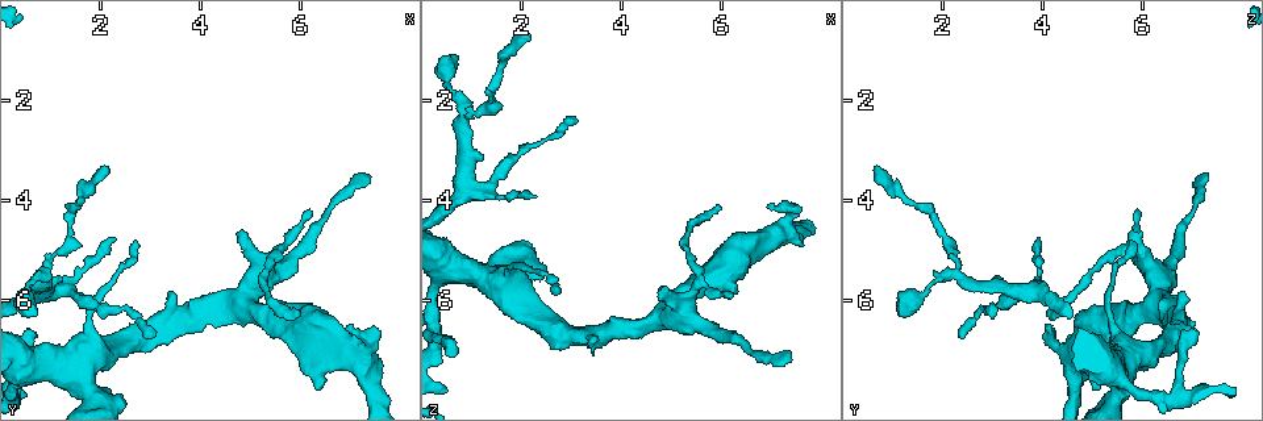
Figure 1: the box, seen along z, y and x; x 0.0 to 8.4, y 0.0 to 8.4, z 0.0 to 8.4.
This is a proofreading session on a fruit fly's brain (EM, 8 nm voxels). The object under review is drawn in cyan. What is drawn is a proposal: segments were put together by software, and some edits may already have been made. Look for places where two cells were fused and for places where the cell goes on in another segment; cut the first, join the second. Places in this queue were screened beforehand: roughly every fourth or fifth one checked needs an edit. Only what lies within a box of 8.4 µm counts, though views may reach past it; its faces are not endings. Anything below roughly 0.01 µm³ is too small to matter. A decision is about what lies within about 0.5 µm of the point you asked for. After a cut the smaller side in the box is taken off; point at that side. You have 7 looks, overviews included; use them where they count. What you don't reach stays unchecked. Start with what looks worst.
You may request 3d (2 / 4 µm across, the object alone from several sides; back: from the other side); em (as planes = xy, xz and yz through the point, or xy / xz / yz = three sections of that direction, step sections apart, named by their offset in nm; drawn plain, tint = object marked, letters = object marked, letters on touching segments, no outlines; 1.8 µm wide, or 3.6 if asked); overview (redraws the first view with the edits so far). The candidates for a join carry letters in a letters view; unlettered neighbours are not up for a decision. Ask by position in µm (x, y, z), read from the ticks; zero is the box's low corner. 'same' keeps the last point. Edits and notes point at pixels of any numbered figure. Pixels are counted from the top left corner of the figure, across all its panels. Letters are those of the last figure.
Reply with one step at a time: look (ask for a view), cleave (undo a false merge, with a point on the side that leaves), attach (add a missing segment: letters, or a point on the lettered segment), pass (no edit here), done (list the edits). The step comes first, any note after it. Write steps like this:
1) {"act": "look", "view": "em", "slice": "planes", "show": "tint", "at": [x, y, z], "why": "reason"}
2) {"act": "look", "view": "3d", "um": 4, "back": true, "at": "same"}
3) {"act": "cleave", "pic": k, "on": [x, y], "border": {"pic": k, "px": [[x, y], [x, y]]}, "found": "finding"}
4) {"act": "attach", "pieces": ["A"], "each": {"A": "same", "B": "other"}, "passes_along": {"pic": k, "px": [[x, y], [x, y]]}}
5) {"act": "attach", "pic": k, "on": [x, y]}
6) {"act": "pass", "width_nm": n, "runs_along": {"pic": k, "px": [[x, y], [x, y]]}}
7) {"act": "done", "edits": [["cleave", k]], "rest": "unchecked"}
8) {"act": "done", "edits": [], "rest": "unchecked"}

{"act": "look", "view": "em", "slice": "xy", "step": 8, "show": "letters", "at": [2.20, 3.35, 0.80], "why": "end of a long branch"}

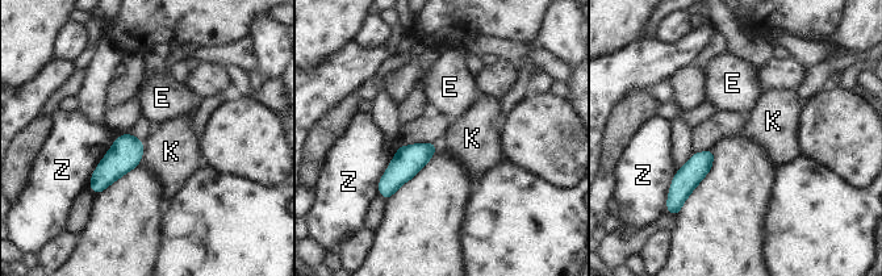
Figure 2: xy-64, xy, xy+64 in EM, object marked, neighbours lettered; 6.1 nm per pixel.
{"act": "pass", "each": {"E": "other", "K": "other", "Z": "other"}, "border": {"pic": 2, "px": [[142, 141], [142, 159], [139, 162]]}, "found": "none of them fits"}

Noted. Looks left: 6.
{"act": "look", "view": "em", "slice": "planes", "show": "letters", "at": [1.60, 5.30, 3.95], "why": "thick turns thin"}

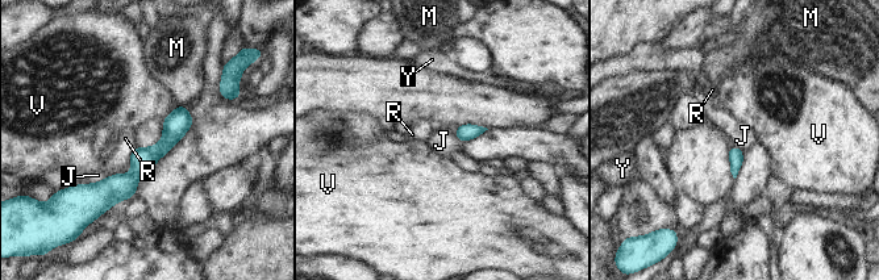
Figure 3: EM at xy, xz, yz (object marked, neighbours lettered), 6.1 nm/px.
{"act": "pass", "each": {"J": "other", "M": "other", "R": "other", "V": "other", "Y": "other"}, "runs_along": {"pic": 3, "px": [[184, 111], [121, 187], [87, 187]]}, "found": "continuous, no second cell"}

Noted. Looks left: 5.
{"act": "look", "view": "em", "slice": "planes", "show": "letters", "at": [6.25, 4.25, 5.95], "why": "tapers out"}

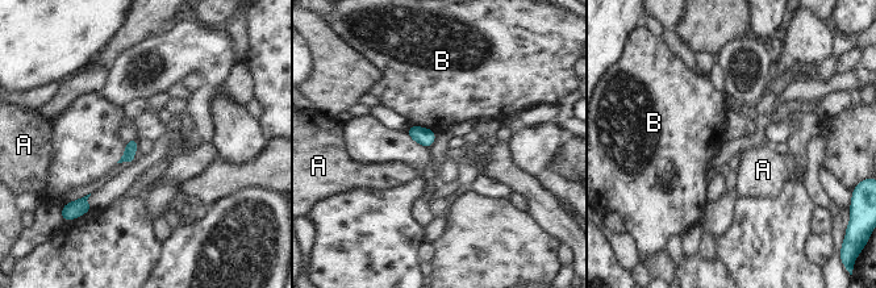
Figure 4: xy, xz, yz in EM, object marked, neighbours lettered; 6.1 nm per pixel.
{"act": "pass", "each": {"A": "other", "B": "other"}, "border": {"pic": 4, "px": [[412, 124], [436, 130]]}, "found": "no lettered segment goes on from it"}

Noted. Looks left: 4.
{"act": "done", "edits": [], "rest": "unchecked"}

